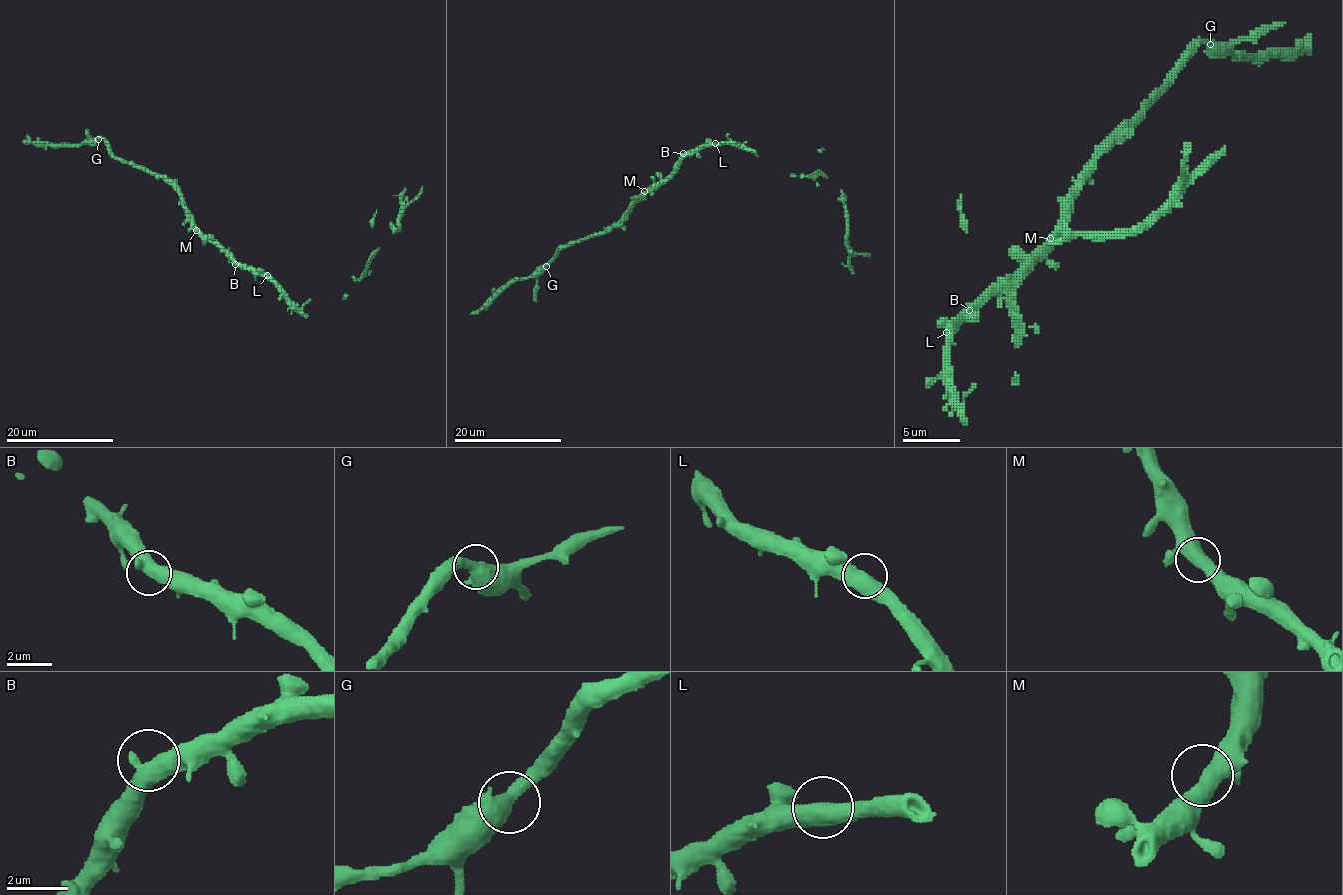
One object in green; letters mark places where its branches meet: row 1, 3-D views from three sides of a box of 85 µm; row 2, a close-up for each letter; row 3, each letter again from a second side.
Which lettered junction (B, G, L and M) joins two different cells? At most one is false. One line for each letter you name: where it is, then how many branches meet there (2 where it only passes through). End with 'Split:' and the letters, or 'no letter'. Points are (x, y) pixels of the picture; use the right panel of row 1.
G: place (1210, 44); branches 2
Split: G

